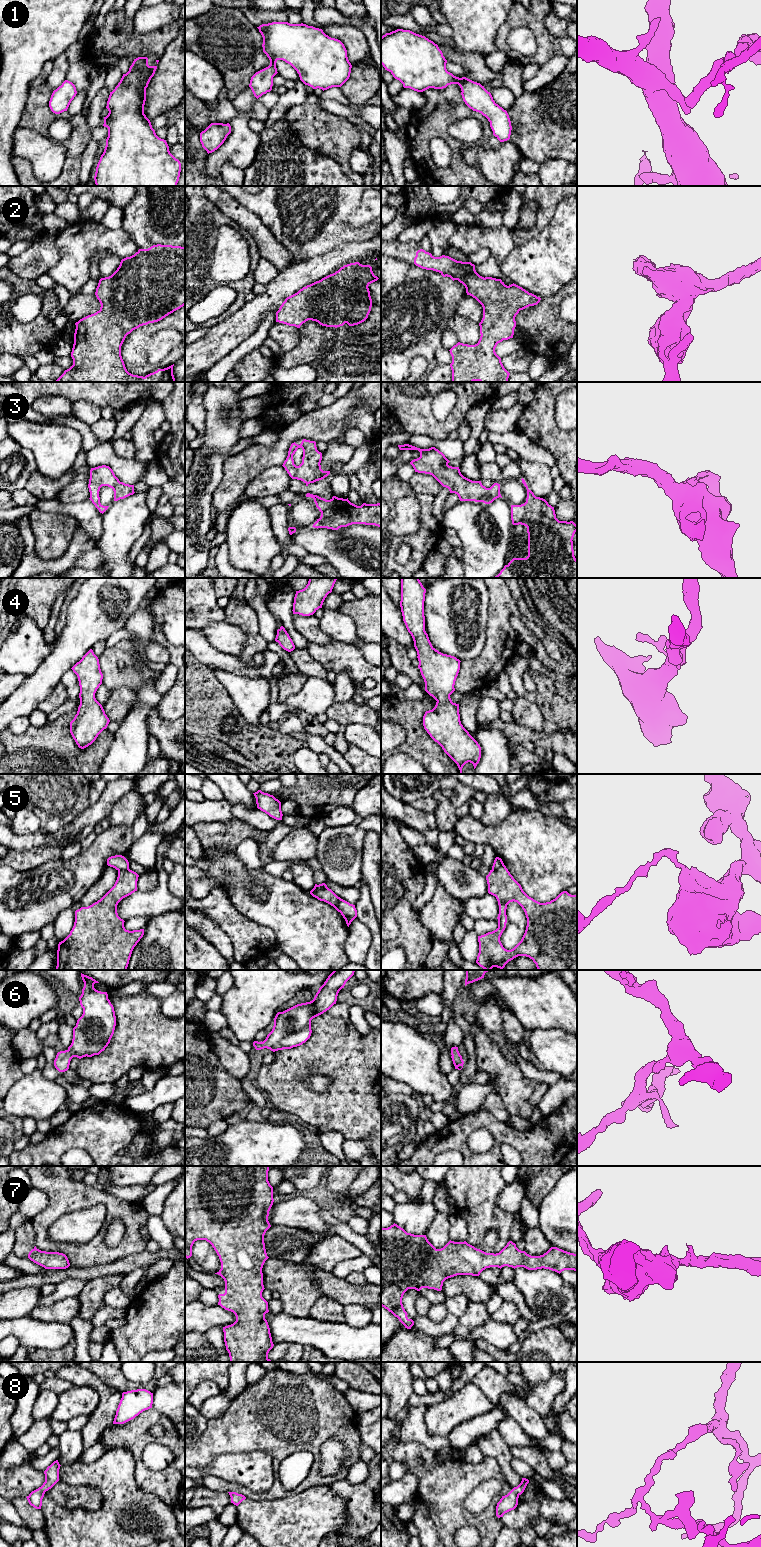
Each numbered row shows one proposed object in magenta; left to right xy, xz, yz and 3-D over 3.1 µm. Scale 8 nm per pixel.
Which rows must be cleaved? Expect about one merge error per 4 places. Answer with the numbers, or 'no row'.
5

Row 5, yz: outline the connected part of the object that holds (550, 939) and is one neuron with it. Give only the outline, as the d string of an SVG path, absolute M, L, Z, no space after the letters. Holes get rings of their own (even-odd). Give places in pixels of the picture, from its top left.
M503 864L490 870L486 876L488 893L495 896L499 905L498 928L478 936L479 953L476 963L484 970L503 969L518 956L533 960L538 970L577 970L577 895L561 892L550 902L540 903L529 897ZM510 902L517 902L525 912L527 926L521 941L511 950L503 947L500 937L506 928L506 909Z

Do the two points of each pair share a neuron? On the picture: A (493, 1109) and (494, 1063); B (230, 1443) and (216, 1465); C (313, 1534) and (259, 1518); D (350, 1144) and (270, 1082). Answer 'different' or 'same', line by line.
A: different
B: different
C: same
D: different

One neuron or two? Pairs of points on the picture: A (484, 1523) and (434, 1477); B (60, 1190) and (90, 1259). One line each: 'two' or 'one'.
A: one
B: one

